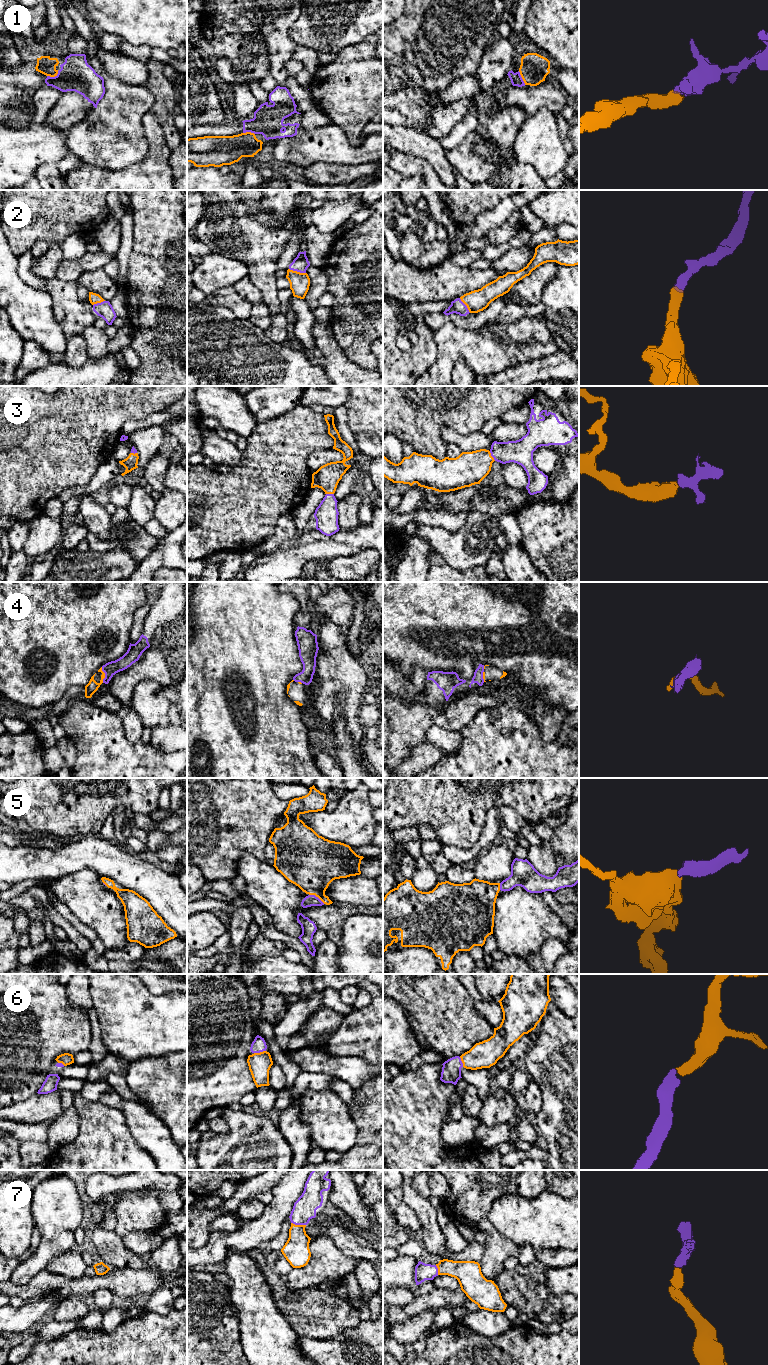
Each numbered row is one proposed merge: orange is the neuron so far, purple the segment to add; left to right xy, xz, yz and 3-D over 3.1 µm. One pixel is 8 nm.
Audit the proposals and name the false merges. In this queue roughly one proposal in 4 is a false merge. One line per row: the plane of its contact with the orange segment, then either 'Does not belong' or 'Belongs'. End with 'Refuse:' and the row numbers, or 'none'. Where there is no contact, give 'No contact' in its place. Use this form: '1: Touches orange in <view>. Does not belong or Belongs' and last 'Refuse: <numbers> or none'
1: Touches orange in xy. Belongs
2: Touches orange in xz. Belongs
3: Touches orange in yz. Belongs
4: Touches orange in xy. Does not belong
5: Touches orange in xz. Belongs
6: Touches orange in xz. Belongs
7: Touches orange in xz. Belongs
Refuse: 4

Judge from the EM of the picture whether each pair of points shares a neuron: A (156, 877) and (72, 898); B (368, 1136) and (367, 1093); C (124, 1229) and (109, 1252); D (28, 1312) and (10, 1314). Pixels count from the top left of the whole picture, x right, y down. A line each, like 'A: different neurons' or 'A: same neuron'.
A: different neurons
B: same neuron
C: different neurons
D: same neuron

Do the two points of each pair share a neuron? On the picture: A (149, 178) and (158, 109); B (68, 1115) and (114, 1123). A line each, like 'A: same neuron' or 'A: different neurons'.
A: different neurons
B: different neurons

